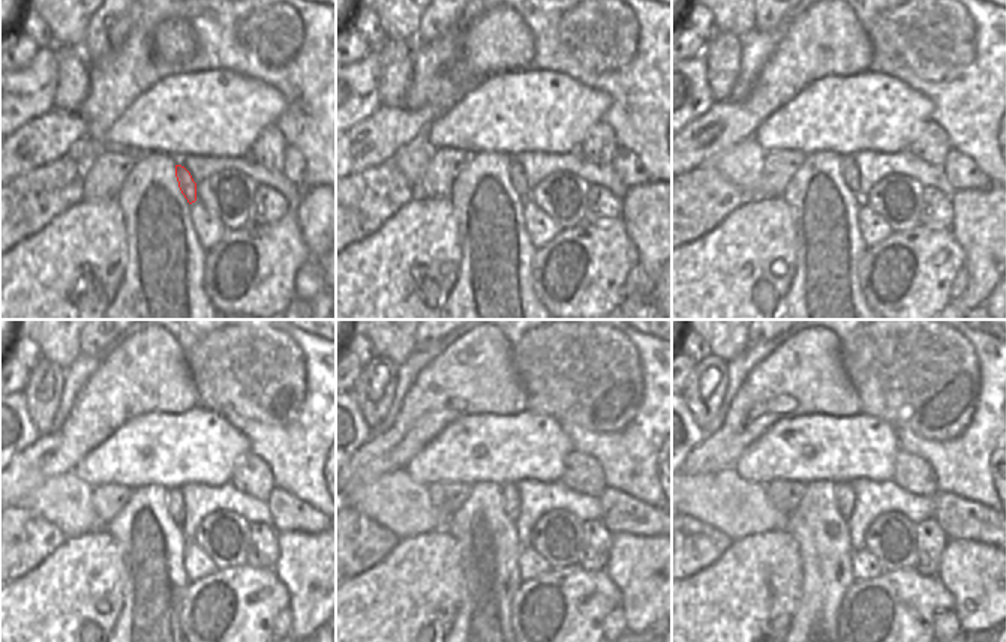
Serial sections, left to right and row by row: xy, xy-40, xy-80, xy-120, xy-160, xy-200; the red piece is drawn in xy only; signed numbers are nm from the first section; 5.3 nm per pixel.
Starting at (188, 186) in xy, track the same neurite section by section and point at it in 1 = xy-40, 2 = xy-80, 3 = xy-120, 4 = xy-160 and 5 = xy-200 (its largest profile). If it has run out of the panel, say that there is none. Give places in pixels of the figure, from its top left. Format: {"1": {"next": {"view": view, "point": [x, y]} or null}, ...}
{"1": {"next": {"view": "xy-40", "point": [517, 177]}}, "2": {"next": {"view": "xy-80", "point": [849, 171]}}, "3": {"next": {"view": "xy-120", "point": [174, 498]}}, "4": {"next": {"view": "xy-160", "point": [510, 495]}}, "5": {"next": {"view": "xy-200", "point": [844, 495]}}}

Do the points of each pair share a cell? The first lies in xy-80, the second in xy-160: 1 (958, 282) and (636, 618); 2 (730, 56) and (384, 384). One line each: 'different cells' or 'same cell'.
1: different cells
2: same cell

